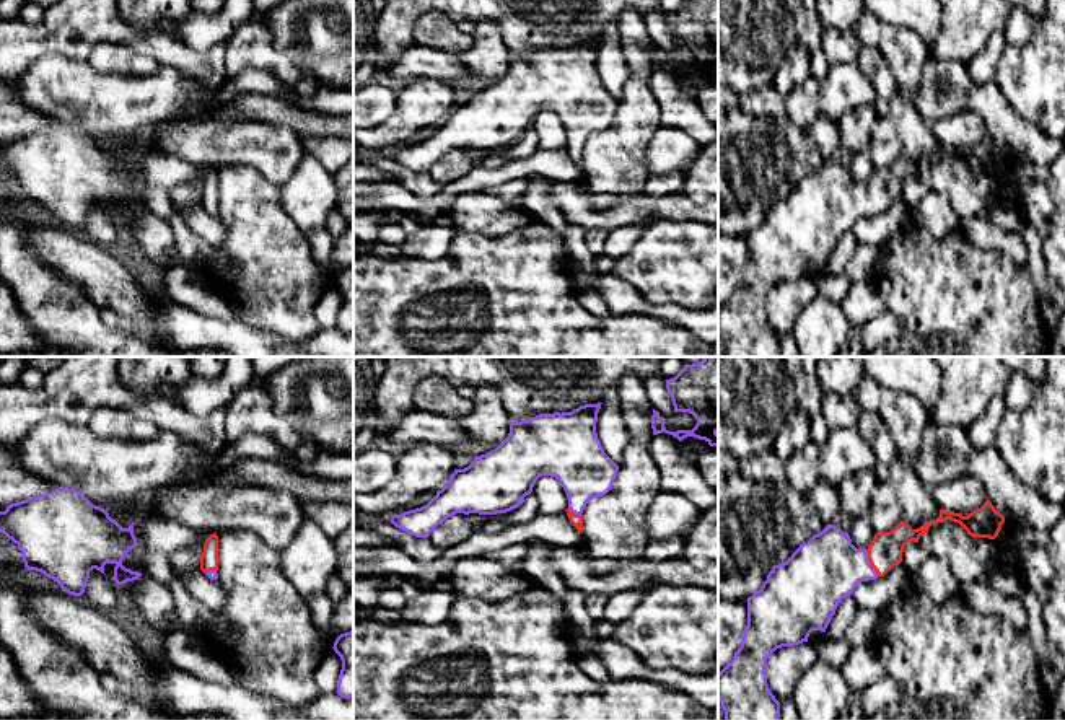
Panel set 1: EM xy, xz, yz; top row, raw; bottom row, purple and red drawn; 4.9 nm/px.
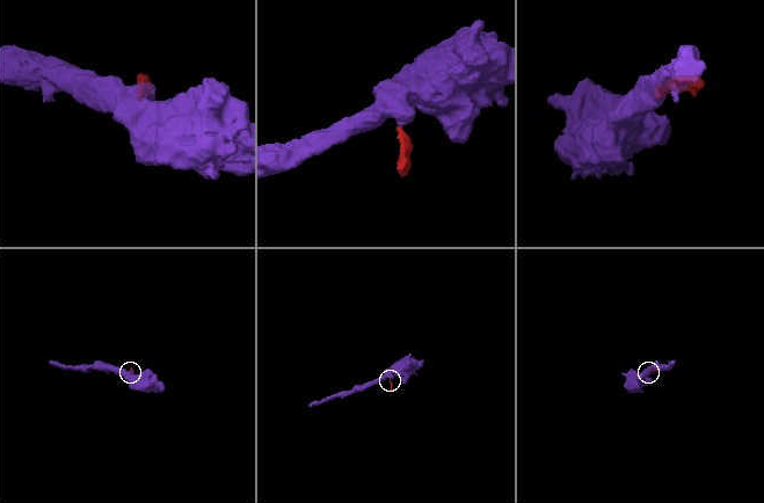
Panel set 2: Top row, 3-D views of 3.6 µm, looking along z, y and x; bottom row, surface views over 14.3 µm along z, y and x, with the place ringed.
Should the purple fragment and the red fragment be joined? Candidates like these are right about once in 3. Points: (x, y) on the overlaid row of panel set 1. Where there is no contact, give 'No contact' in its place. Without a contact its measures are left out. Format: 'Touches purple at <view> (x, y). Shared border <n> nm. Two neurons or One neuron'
Touches purple at yz (868, 562). Shared border 150 nm. One neuron

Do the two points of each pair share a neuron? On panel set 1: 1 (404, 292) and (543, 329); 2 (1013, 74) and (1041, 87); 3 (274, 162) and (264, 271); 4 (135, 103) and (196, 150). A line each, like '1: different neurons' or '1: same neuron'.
1: same neuron
2: same neuron
3: different neurons
4: different neurons

